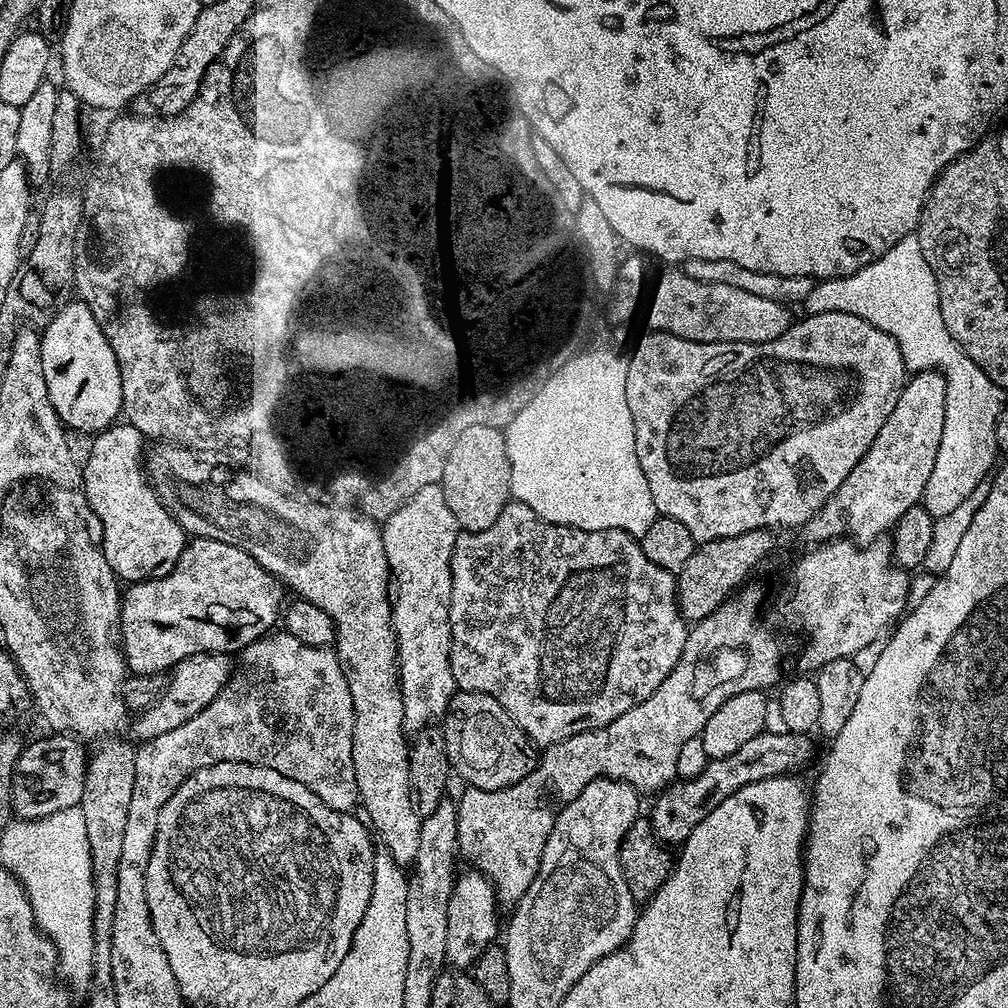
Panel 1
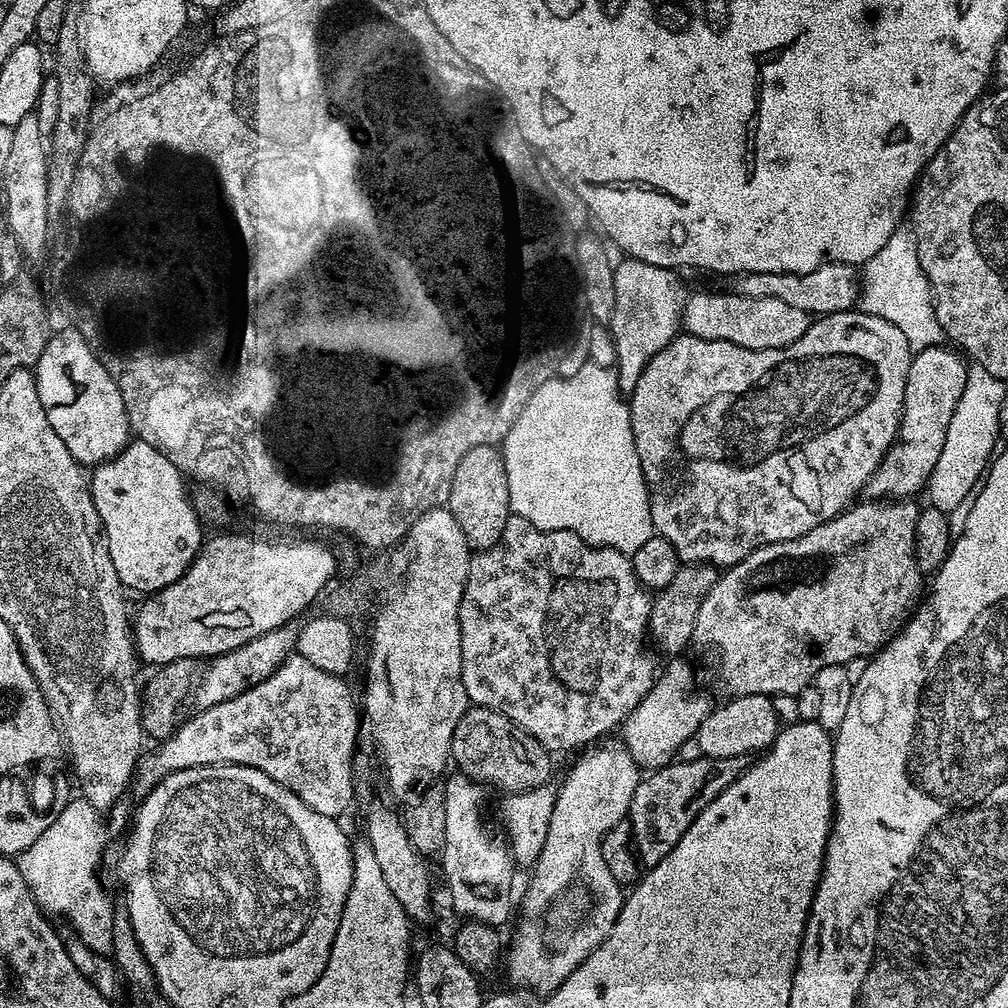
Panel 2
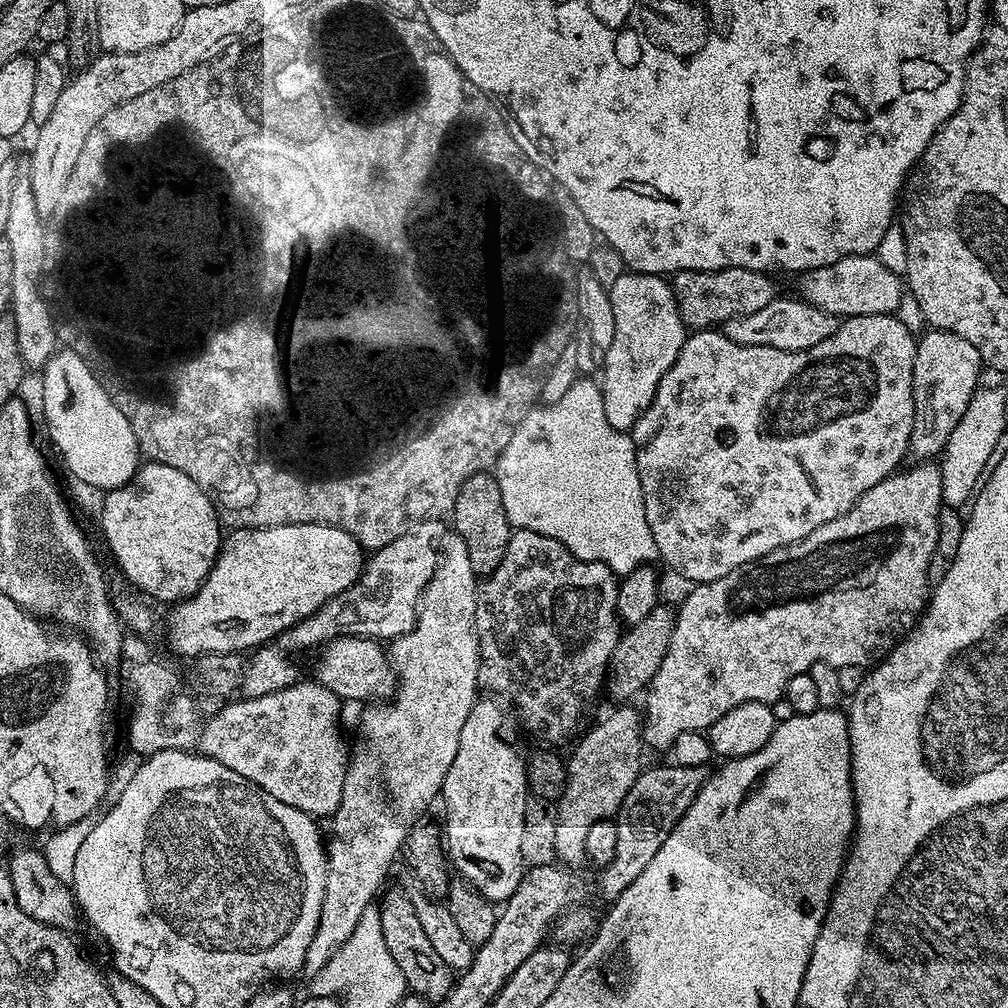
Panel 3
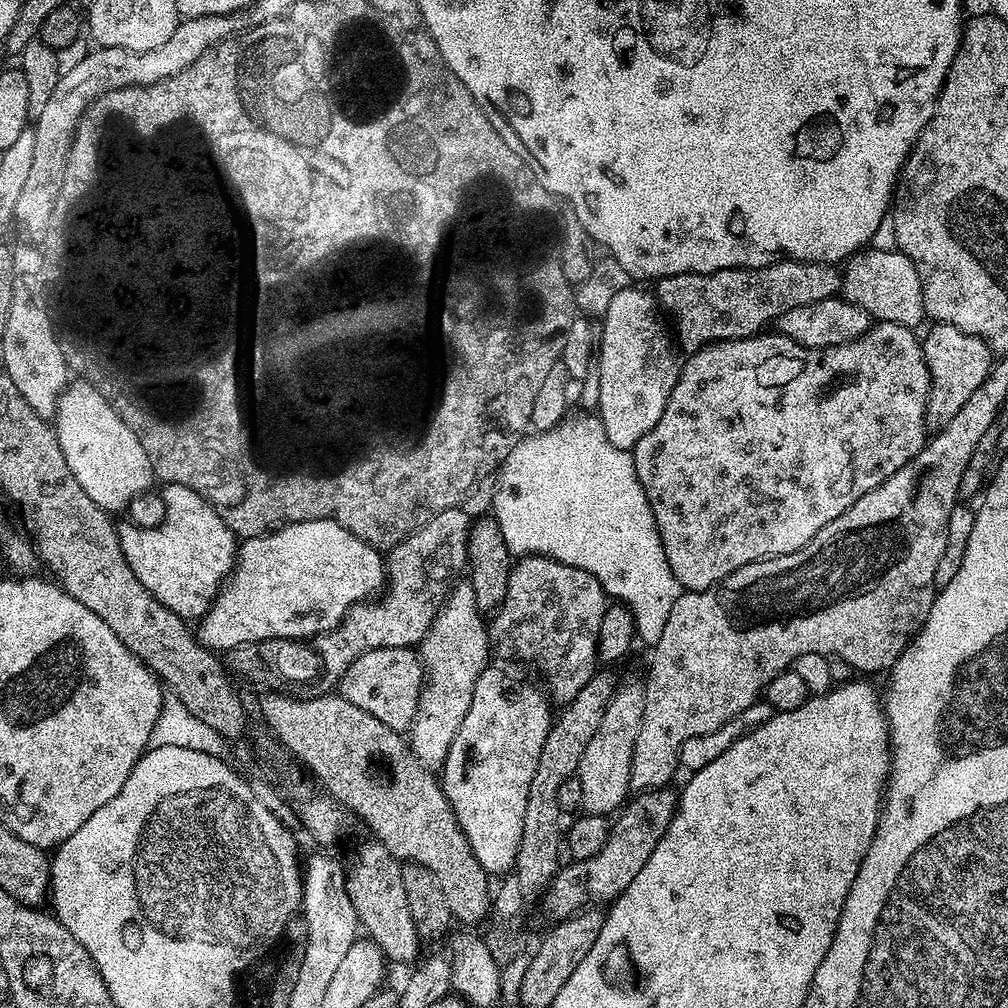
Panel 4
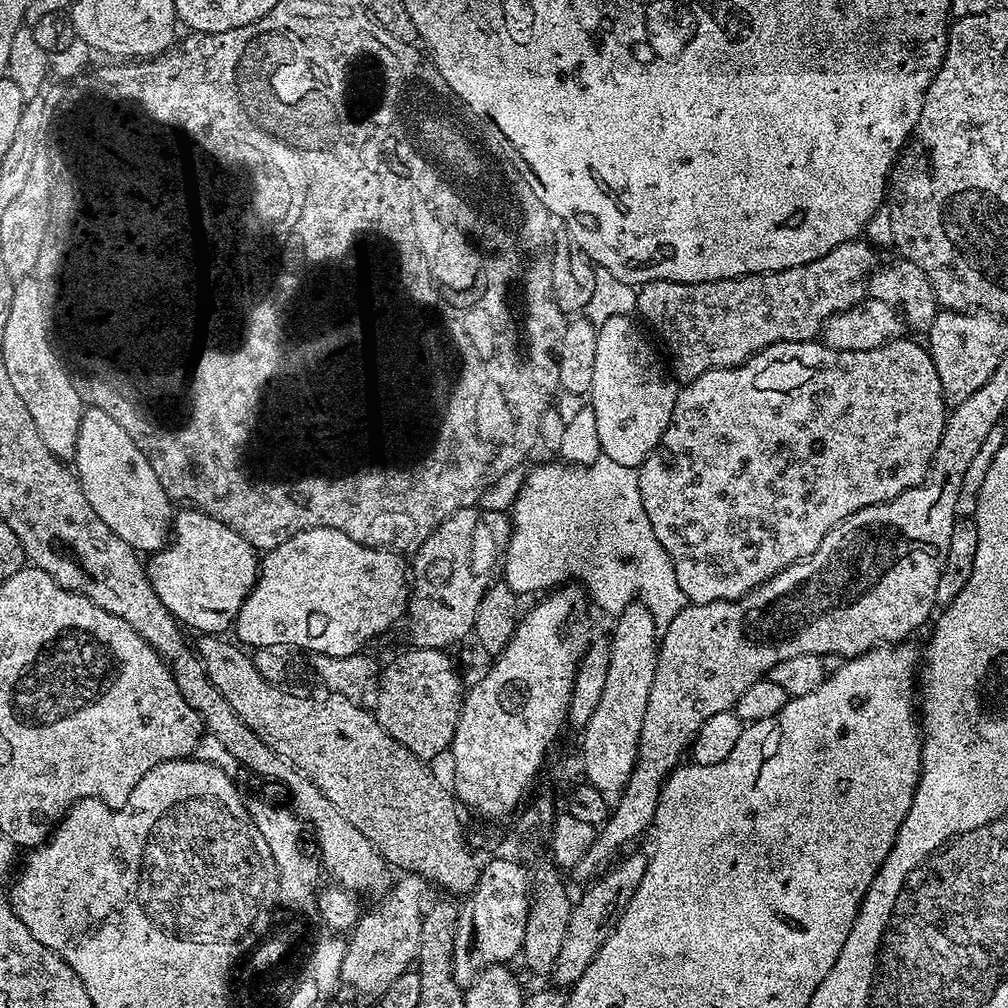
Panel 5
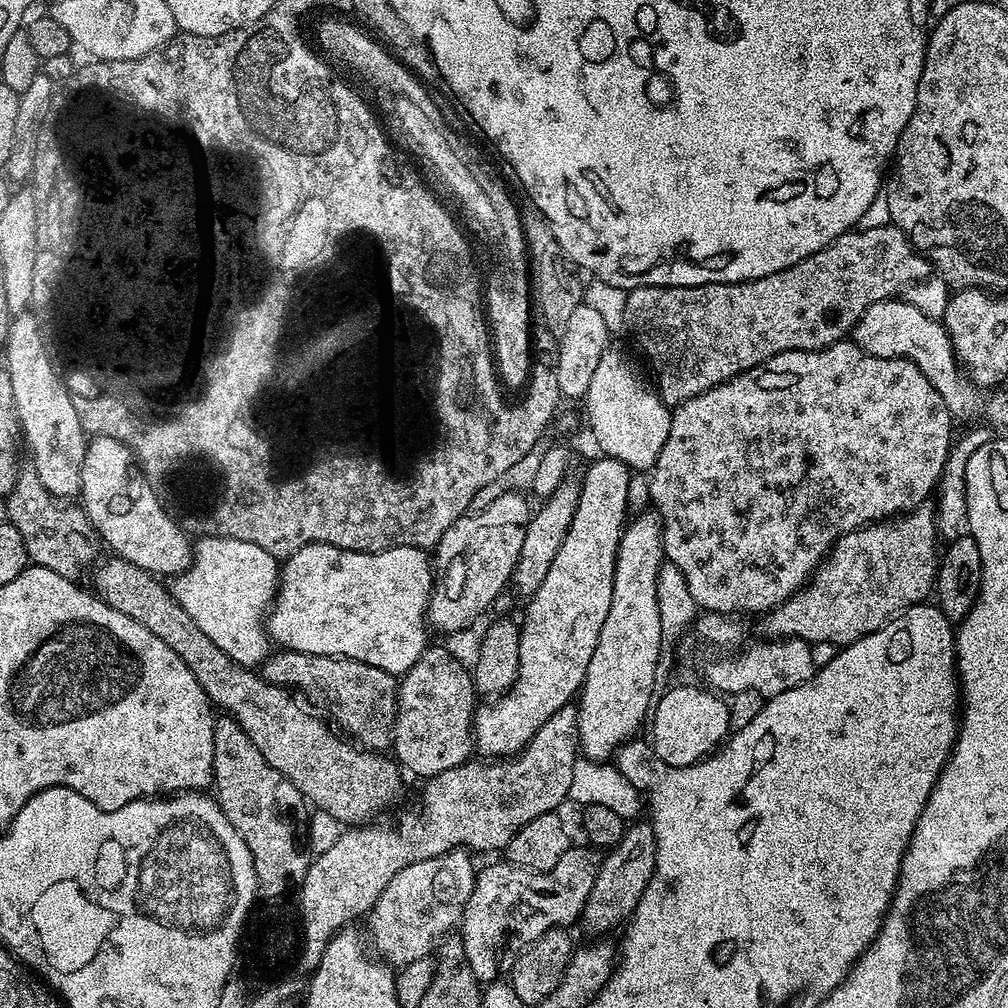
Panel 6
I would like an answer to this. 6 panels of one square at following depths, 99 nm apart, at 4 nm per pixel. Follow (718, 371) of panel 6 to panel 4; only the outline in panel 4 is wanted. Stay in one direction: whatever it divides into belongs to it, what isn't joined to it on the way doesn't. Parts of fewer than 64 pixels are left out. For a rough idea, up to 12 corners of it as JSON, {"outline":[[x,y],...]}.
{"outline":[[833,265],[661,276],[654,297],[691,354],[836,296]]}

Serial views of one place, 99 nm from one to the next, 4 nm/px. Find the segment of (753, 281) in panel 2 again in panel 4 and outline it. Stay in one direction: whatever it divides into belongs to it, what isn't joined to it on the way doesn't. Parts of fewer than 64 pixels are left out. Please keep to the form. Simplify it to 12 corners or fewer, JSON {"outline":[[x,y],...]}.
{"outline":[[871,246],[842,268],[843,299],[873,321],[925,323],[906,254]]}

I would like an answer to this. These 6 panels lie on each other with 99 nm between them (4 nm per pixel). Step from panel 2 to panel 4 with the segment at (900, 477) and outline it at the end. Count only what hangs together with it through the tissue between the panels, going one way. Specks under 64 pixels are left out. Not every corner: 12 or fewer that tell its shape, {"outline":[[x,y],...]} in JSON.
{"outline":[[949,324],[922,336],[939,430],[992,369],[988,343]]}

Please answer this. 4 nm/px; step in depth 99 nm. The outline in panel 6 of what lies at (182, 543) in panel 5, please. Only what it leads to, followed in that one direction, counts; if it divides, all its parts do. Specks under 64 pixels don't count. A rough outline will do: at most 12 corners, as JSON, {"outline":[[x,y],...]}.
{"outline":[[201,535],[172,597],[222,654],[259,669],[277,557]]}

